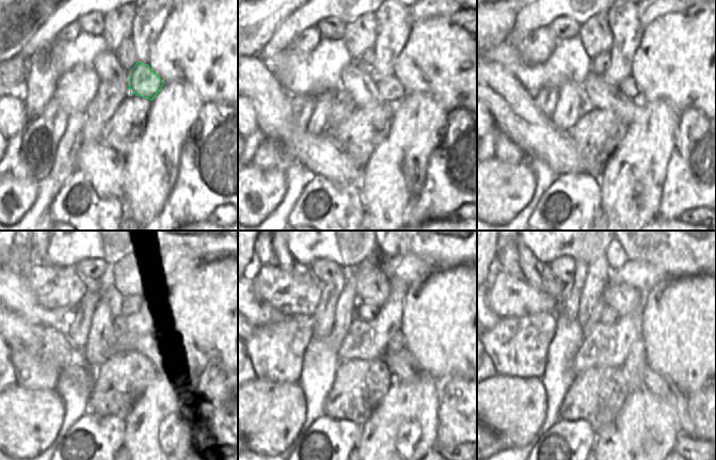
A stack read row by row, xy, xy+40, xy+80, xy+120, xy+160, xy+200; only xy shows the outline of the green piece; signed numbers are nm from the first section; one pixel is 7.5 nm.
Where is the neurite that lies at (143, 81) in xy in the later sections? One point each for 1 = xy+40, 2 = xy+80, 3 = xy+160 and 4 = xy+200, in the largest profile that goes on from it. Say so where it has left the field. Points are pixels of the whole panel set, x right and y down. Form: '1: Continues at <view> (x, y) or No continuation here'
1: Continues at xy+40 (390, 88)
2: Continues at xy+80 (629, 88)
3: Continues at xy+160 (397, 343)
4: Continues at xy+200 (634, 367)

